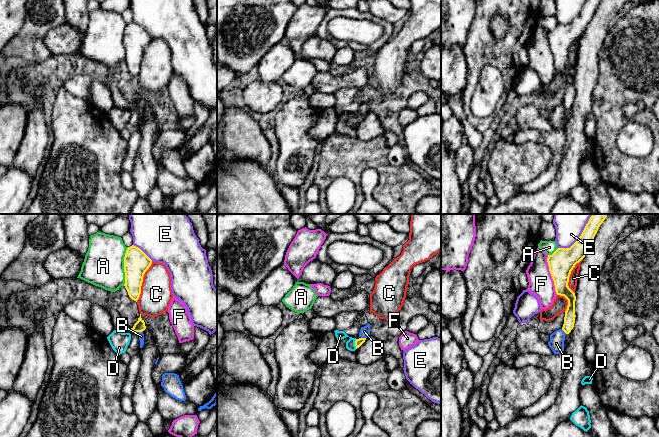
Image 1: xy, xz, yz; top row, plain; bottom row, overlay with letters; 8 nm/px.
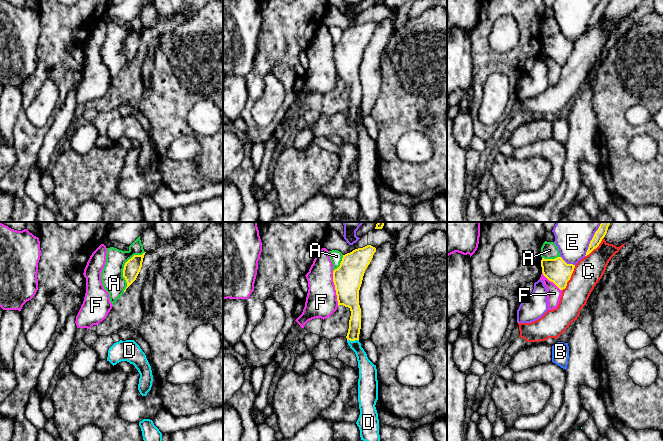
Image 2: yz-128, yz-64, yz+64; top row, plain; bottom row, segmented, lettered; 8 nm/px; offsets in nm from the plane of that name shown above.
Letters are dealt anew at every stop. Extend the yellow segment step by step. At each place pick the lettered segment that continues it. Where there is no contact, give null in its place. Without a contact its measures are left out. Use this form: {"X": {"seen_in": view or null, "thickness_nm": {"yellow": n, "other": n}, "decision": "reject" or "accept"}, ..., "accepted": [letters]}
{"A": {"seen_in": "xy", "thickness_nm": {"yellow": 200, "other": 320}, "decision": "reject"}, "B": {"seen_in": "xy", "thickness_nm": {"yellow": 90, "other": 50}, "decision": "reject"}, "C": {"seen_in": "xy", "thickness_nm": {"yellow": 200, "other": 260}, "decision": "reject"}, "D": {"seen_in": "xz", "thickness_nm": {"yellow": 60, "other": 80}, "decision": "accept"}, "E": {"seen_in": "yz", "thickness_nm": {"yellow": 200, "other": 180}, "decision": "reject"}, "F": {"seen_in": "yz", "thickness_nm": {"yellow": 200, "other": 200}, "decision": "reject"}, "accepted": ["D"]}

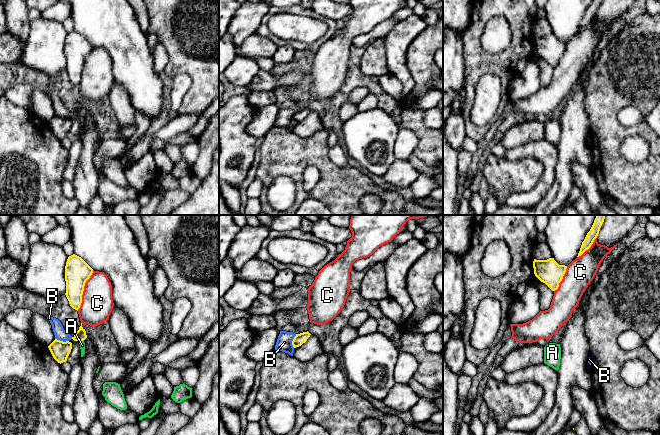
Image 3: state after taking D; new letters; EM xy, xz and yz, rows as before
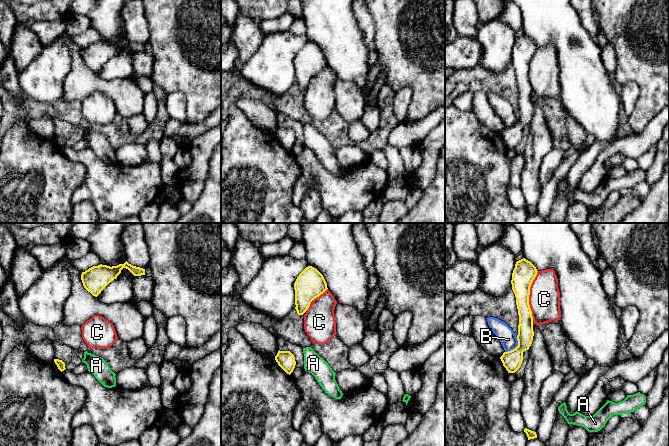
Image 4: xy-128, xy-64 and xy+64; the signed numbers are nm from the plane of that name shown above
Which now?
{"A": {"seen_in": "xy", "thickness_nm": {"yellow": 90, "other": 50}, "decision": "reject"}, "B": {"seen_in": "xy", "thickness_nm": {"yellow": 150, "other": 100}, "decision": "reject"}, "C": {"seen_in": "xy", "thickness_nm": {"yellow": 200, "other": 260}, "decision": "reject"}, "accepted": []}

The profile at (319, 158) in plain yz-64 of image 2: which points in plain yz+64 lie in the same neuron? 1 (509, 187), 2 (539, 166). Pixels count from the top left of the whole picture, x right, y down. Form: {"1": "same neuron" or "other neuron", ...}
{"1": "same neuron", "2": "same neuron"}

